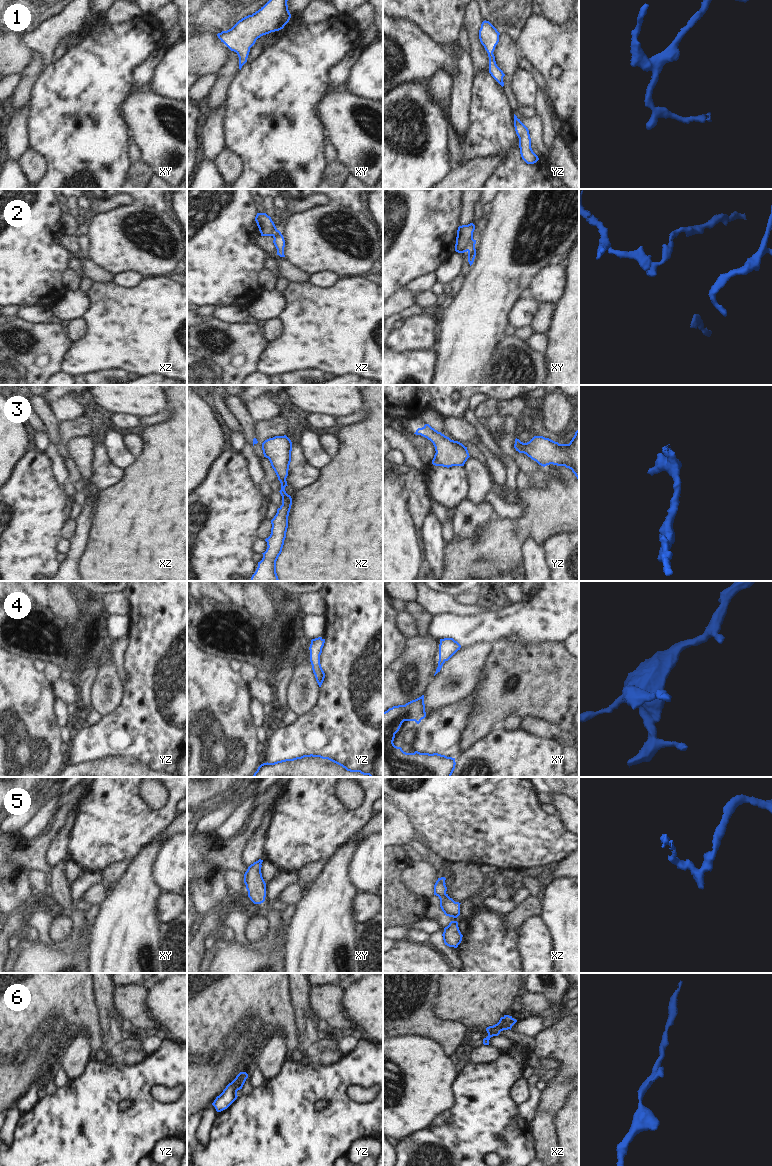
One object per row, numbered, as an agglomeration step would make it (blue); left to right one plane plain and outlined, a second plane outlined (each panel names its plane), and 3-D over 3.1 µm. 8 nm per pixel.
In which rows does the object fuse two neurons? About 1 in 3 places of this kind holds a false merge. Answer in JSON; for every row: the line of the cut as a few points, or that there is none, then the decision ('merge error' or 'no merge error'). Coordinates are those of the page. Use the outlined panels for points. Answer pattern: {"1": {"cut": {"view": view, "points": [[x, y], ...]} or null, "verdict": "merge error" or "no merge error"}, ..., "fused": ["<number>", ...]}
{"1": {"cut": null, "verdict": "no merge error"}, "2": {"cut": {"view": "xy", "points": [[473, 239], [468, 251]]}, "verdict": "merge error"}, "3": {"cut": null, "verdict": "no merge error"}, "4": {"cut": null, "verdict": "no merge error"}, "5": {"cut": null, "verdict": "no merge error"}, "6": {"cut": null, "verdict": "no merge error"}, "fused": ["2"]}

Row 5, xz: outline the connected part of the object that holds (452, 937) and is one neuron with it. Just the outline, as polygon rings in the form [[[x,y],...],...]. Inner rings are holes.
[[[451,921],[447,927],[444,928],[442,934],[445,945],[457,948],[462,941],[463,935],[461,934],[458,922]]]

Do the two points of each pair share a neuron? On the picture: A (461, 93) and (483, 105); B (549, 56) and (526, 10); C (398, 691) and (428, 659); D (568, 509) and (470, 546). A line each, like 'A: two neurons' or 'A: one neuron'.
A: two neurons
B: two neurons
C: one neuron
D: one neuron

